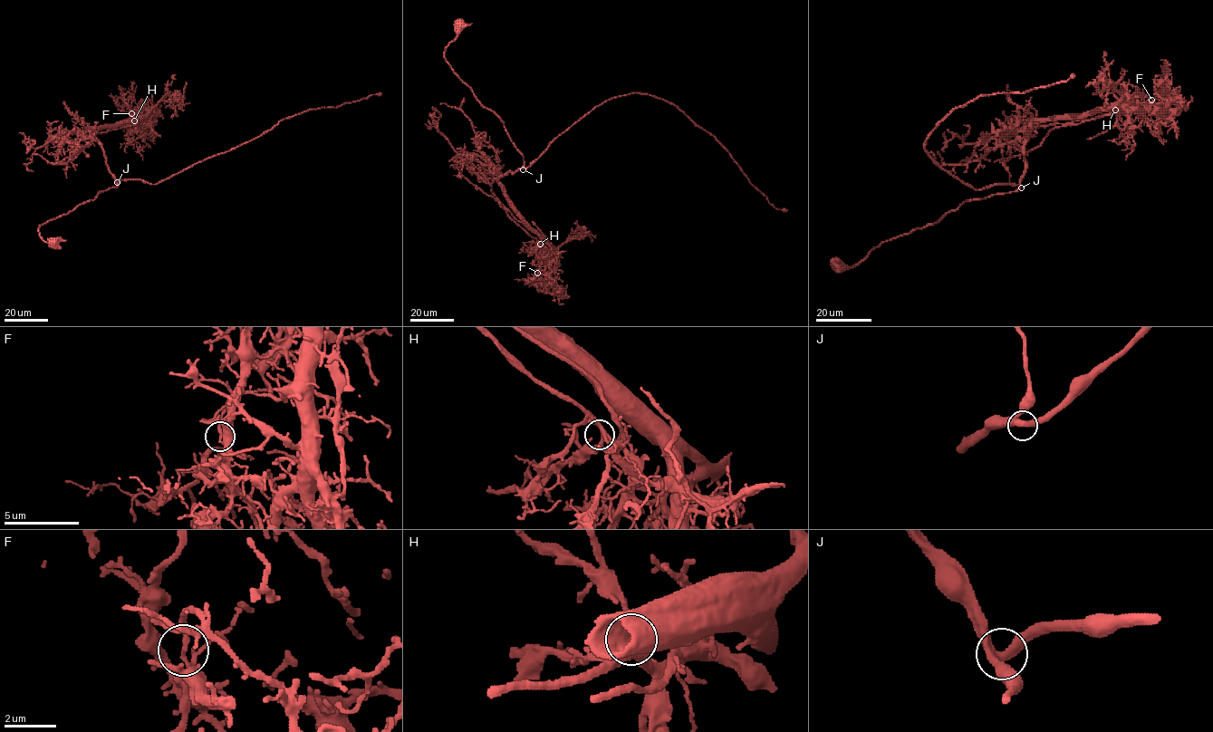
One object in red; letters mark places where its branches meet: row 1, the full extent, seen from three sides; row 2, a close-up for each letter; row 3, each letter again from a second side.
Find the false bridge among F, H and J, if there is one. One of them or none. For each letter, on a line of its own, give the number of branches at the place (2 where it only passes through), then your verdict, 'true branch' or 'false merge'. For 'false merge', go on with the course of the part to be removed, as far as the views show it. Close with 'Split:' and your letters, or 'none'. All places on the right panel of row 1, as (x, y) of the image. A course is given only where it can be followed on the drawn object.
F: 3 | false merge | (1152, 100), (1146, 104), (1125, 106), (1112, 114), (1054, 128), (1038, 146), (1003, 163), (1010, 174), (1010, 181)
H: 3 | true branch
J: 3 | true branch
Split: F

